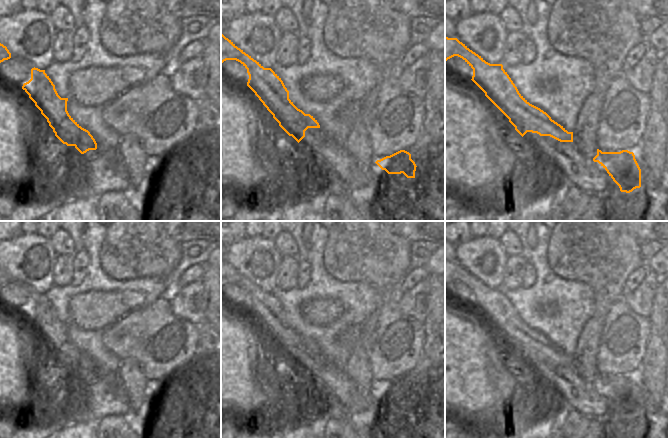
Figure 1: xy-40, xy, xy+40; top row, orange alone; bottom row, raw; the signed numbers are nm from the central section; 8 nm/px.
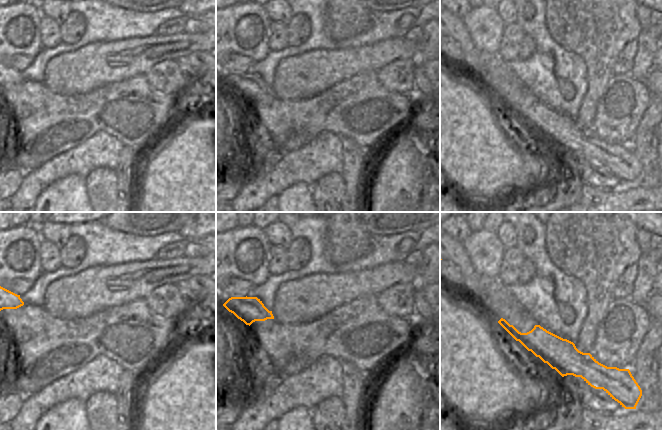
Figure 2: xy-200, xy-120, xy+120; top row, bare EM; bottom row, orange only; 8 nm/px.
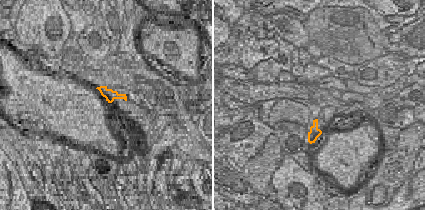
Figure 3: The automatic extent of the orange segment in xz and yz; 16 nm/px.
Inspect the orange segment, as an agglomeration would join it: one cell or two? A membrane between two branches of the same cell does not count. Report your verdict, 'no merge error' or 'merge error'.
merge error

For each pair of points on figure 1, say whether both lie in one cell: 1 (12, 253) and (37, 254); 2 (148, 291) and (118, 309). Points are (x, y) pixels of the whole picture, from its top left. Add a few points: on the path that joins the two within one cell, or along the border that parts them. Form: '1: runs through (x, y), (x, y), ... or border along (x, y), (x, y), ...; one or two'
1: runs through (18, 254), (31, 254); one
2: border along (107, 291), (118, 291), (130, 310); two

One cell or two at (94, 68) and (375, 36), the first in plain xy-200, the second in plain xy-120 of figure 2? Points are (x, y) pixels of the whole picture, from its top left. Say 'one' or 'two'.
two

